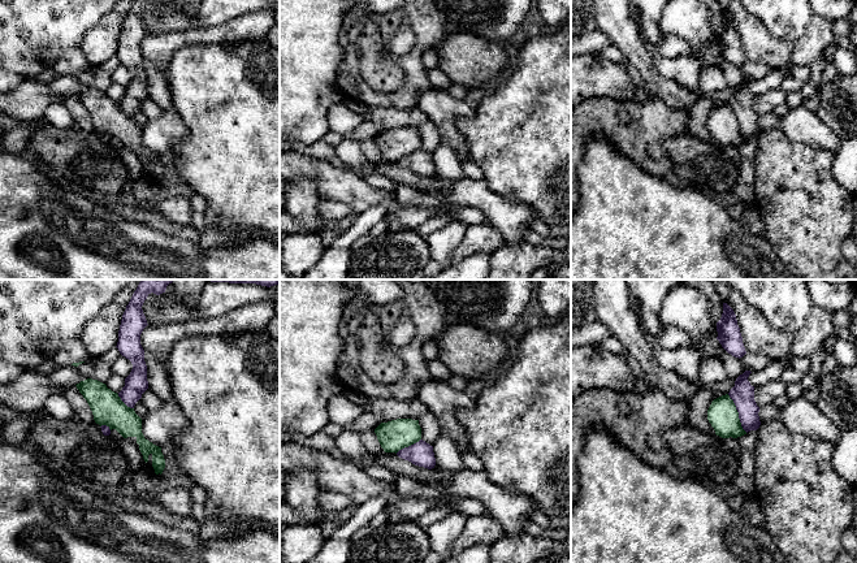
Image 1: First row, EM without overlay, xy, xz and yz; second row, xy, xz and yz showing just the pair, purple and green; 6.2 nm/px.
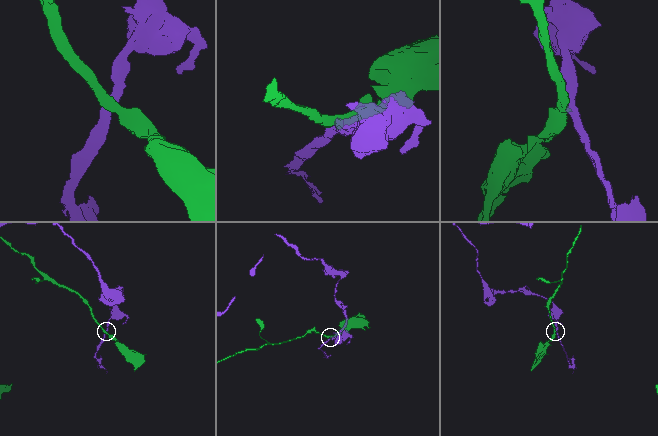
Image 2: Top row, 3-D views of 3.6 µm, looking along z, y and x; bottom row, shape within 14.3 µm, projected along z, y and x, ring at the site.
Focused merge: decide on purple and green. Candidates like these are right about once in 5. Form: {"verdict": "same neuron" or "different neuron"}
{"verdict": "different neuron"}

